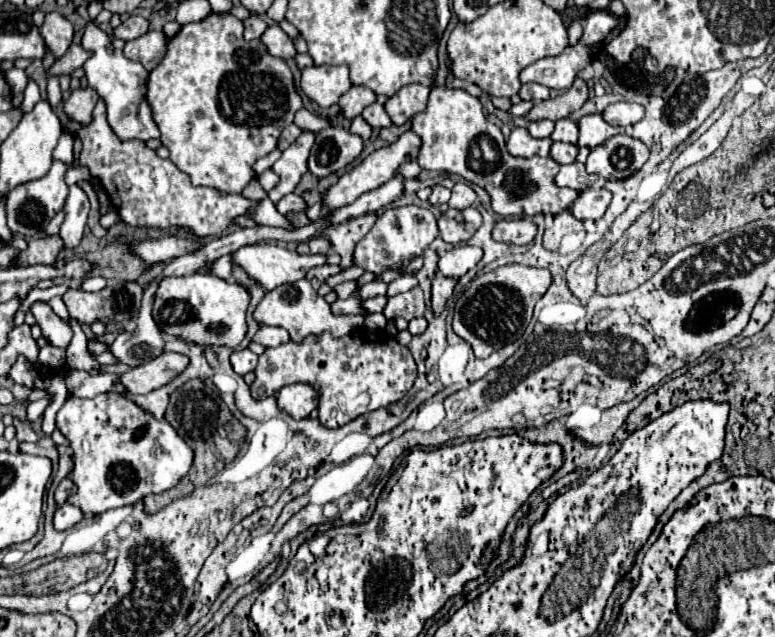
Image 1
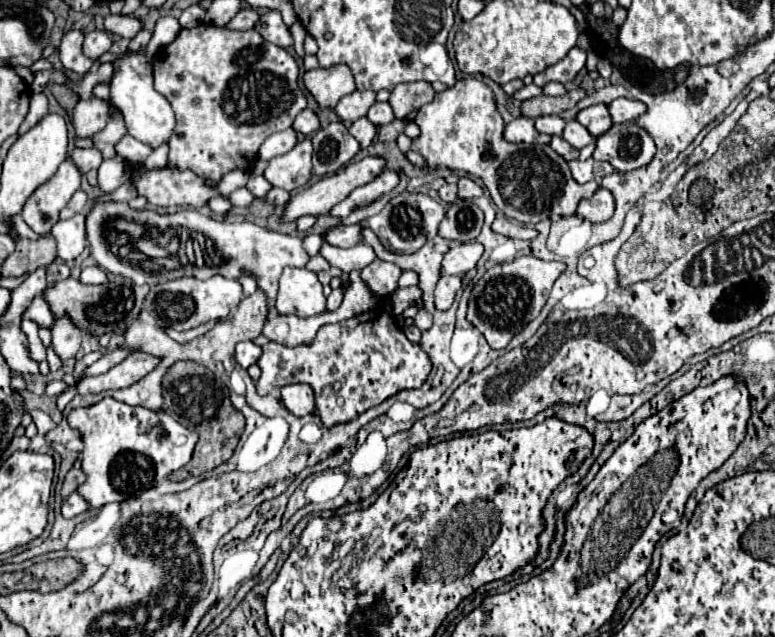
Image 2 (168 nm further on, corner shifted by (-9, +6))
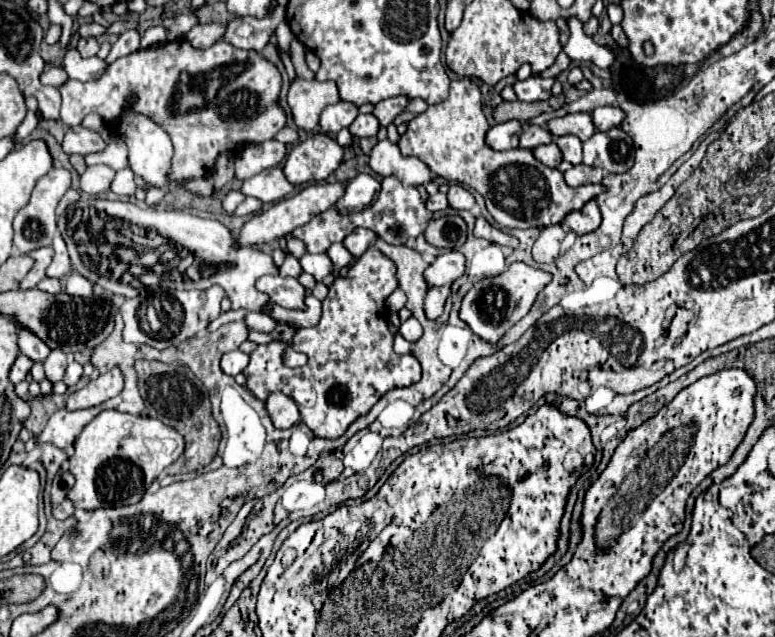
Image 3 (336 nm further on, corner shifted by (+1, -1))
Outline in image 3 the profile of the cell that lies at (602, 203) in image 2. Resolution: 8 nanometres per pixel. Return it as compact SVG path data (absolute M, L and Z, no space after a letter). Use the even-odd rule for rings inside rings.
M591 199L583 209L573 211L565 217L565 223L571 227L571 231L575 231L577 235L585 235L595 231L601 225L601 213L597 207L597 201Z

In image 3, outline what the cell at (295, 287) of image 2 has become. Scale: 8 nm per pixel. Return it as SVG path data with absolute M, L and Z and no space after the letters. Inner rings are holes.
M265 275L257 281L257 289L269 295L269 301L285 309L305 309L305 287L295 277Z

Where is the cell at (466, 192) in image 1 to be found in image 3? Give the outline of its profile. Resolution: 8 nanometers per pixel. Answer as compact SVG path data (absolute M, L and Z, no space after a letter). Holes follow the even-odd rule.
M451 185L447 191L449 197L449 207L453 209L473 209L475 207L475 197L461 185Z

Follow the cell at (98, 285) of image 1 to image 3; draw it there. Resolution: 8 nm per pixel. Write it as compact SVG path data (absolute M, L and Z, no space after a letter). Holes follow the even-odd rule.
M73 271L69 277L67 277L67 283L65 283L65 291L73 297L91 297L93 295L93 285L83 277L79 275L77 271Z

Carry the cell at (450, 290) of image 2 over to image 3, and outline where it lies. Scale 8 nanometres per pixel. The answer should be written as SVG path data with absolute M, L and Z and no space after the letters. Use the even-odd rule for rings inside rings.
M431 287L425 297L425 315L429 319L437 319L443 313L443 305L449 297L449 287Z

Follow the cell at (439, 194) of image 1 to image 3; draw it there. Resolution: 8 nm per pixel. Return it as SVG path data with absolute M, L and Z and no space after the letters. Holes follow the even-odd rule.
M435 193L435 195L431 195L429 199L427 199L427 209L429 211L443 211L443 209L447 209L449 207L449 203L447 203L447 195L445 193Z

